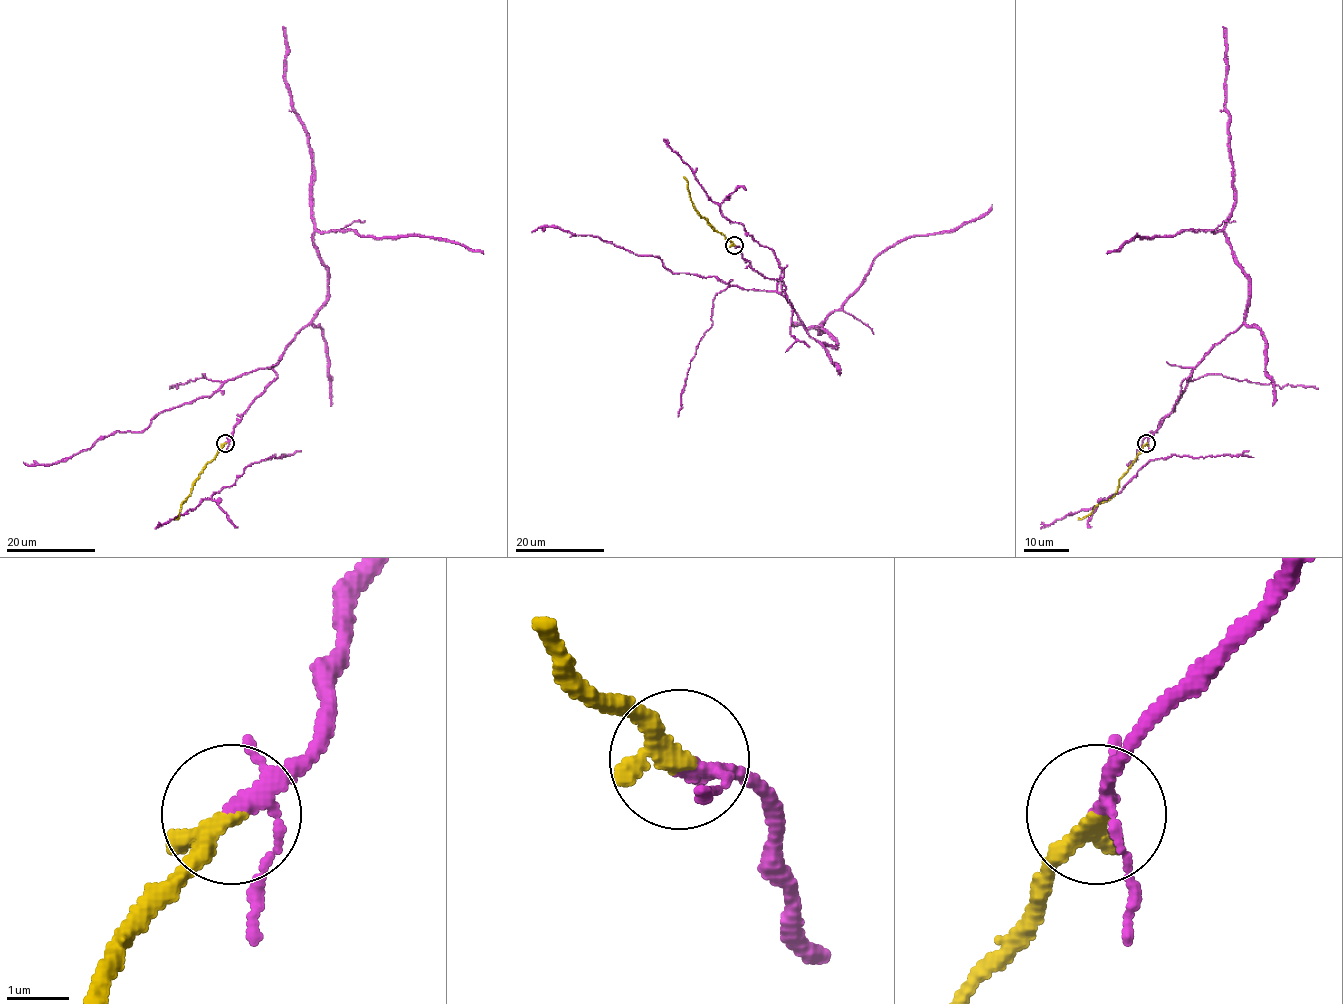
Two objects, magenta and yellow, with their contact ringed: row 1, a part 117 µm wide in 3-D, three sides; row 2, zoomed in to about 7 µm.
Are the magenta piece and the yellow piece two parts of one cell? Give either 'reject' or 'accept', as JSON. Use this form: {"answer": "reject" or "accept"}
{"answer": "accept"}

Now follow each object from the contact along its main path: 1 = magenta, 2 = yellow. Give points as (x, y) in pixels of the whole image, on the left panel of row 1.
1: (225, 443), (247, 407), (274, 380), (273, 365), (326, 300), (327, 267), (316, 231), (443, 238), (483, 253)
2: (225, 443), (195, 479), (179, 516), (175, 517)

